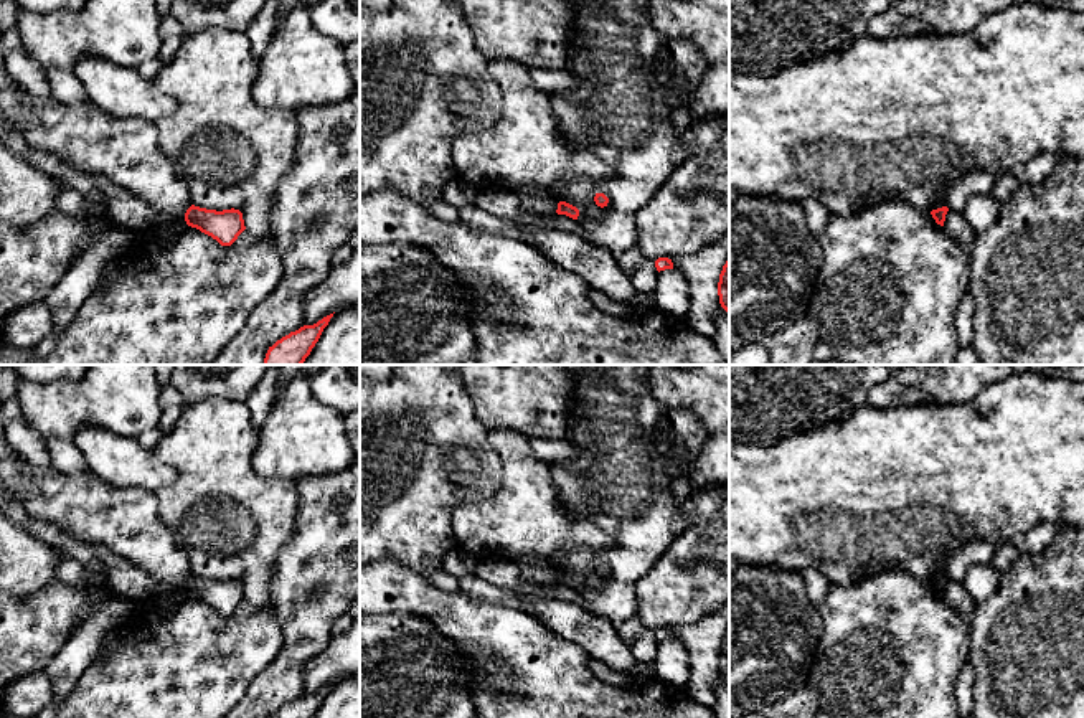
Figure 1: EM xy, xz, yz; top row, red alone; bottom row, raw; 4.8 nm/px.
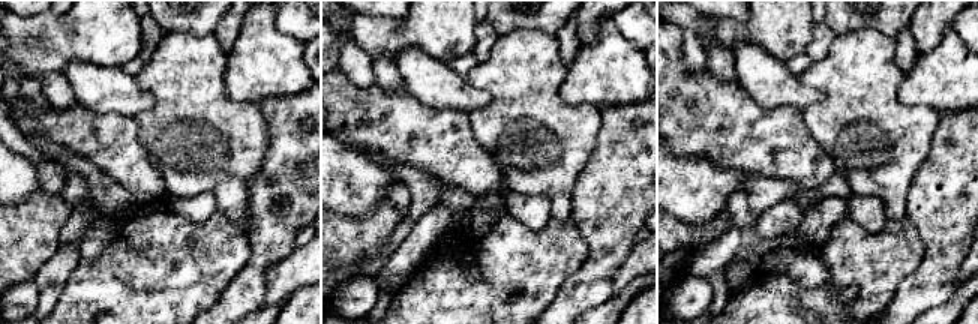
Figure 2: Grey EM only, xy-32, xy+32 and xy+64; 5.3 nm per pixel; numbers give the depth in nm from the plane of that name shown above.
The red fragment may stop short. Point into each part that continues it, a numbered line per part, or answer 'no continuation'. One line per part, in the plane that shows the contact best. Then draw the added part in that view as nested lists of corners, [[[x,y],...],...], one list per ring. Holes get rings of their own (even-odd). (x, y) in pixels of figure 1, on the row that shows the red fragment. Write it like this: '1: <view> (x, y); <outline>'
no continuation

